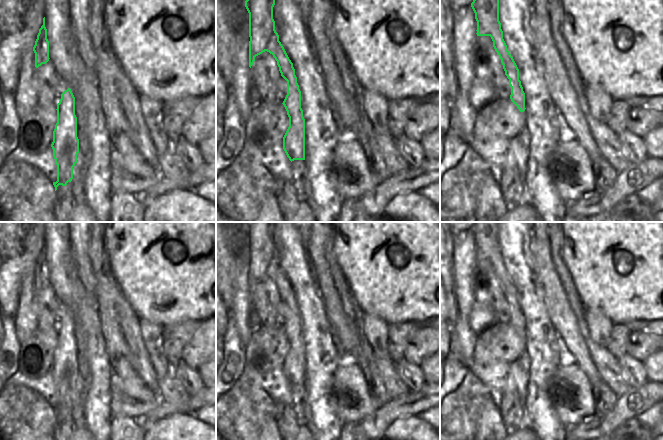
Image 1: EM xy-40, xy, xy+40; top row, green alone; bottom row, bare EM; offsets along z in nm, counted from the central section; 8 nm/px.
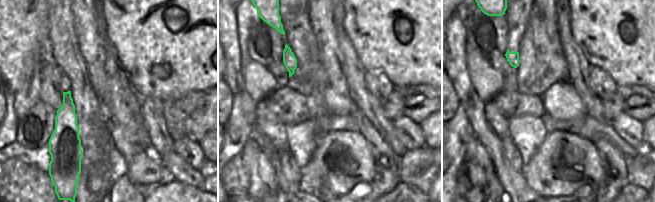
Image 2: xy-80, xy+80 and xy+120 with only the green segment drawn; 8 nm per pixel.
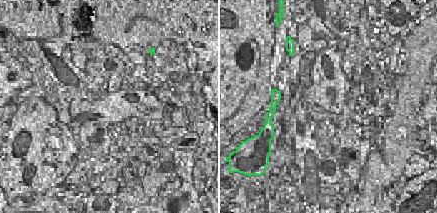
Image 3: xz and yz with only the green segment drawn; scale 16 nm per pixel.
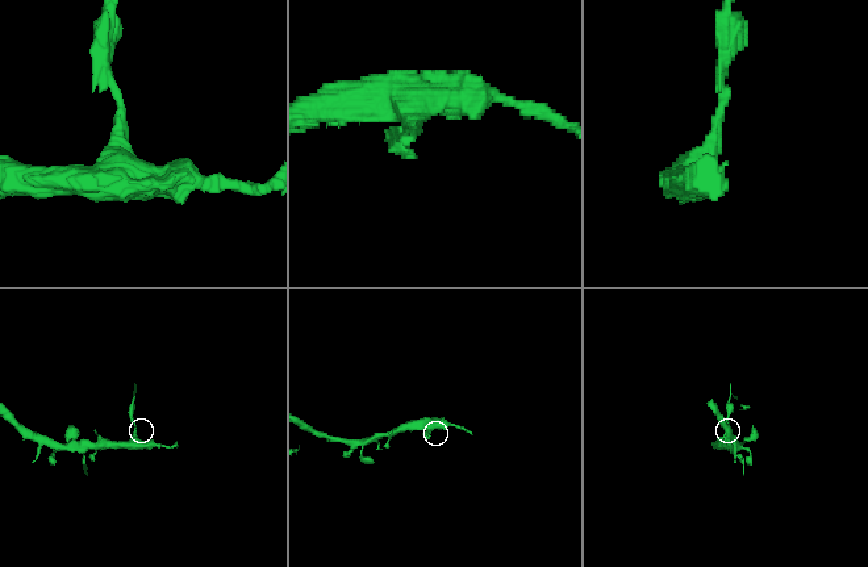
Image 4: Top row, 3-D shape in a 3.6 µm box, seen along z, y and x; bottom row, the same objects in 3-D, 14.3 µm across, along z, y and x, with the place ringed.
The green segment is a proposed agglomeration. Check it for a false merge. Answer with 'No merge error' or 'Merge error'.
Merge error

